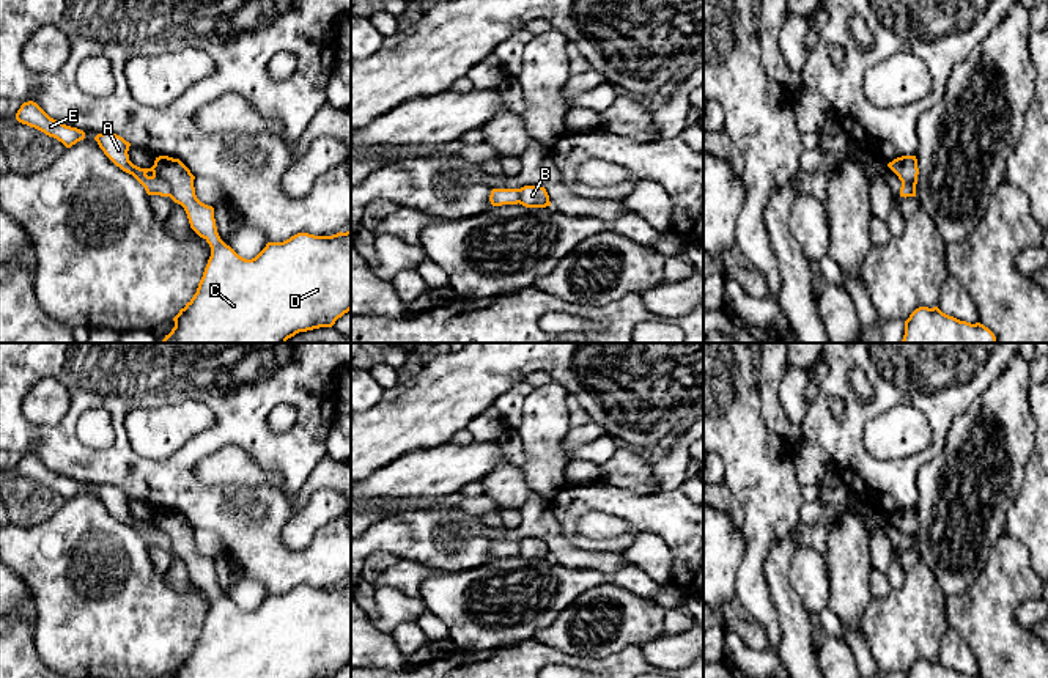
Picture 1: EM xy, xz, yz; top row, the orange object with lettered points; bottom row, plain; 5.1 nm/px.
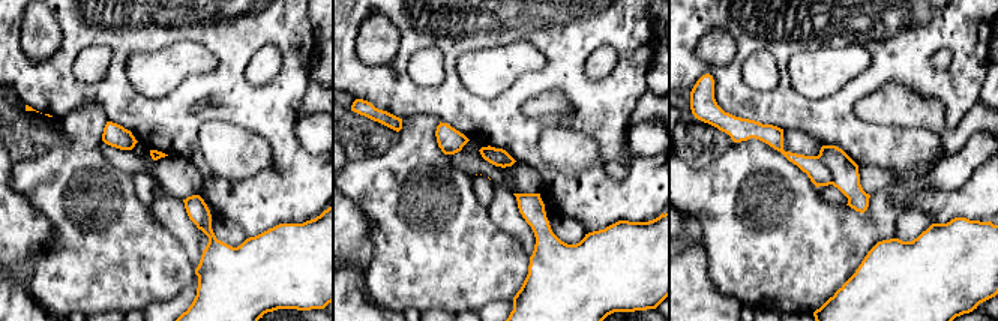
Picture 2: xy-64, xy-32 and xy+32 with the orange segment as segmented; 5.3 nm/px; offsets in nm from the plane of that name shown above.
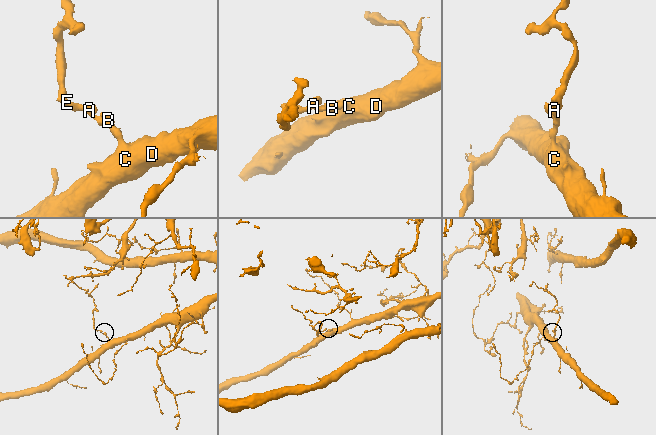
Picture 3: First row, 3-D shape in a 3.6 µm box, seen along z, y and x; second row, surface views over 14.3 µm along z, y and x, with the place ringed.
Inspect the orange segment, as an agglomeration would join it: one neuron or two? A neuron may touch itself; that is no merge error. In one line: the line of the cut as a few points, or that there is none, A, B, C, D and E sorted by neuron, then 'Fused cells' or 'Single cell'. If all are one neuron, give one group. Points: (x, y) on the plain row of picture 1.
Split along xy (151, 519), (169, 537), (170, 549). Groups: A E / B C D. Fused cells

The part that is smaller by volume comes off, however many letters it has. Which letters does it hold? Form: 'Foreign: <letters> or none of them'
Foreign: A, E

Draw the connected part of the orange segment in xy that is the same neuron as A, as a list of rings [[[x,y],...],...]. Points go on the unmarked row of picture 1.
[[[102,485],[94,489],[104,507],[123,524],[132,527],[146,543],[148,547],[172,549],[170,536],[161,530],[154,521],[140,521],[129,513],[129,499],[123,489]]]

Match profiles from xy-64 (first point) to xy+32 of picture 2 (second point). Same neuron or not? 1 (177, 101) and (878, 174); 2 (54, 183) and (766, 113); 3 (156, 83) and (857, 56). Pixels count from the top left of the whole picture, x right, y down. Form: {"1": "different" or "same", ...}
{"1": "different", "2": "different", "3": "same"}

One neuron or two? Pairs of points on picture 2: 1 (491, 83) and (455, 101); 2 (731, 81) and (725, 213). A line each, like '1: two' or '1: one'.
1: two
2: two

